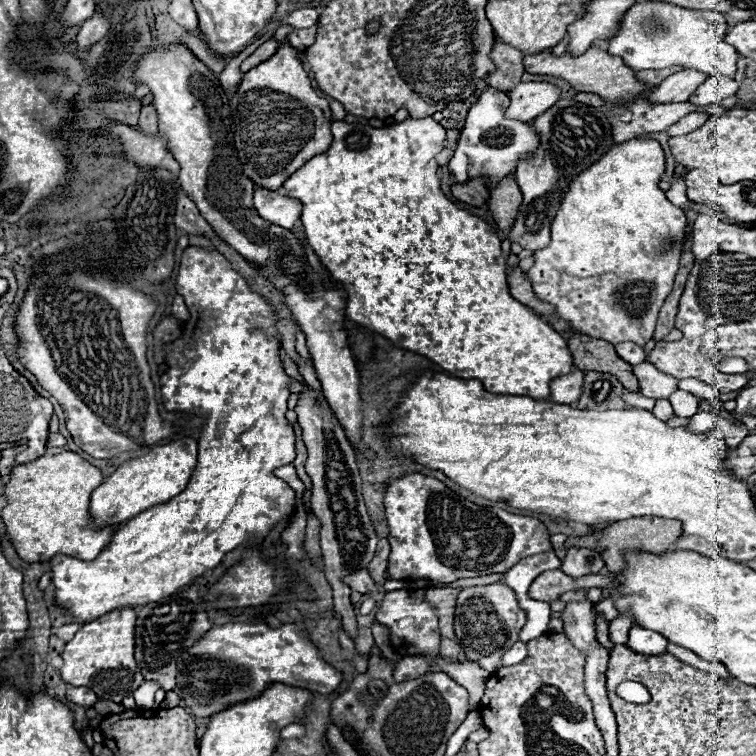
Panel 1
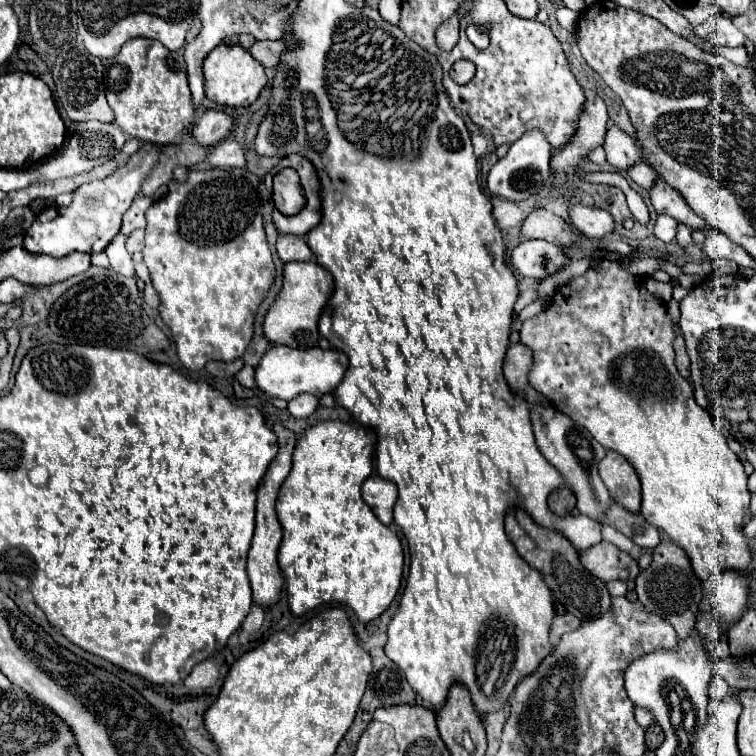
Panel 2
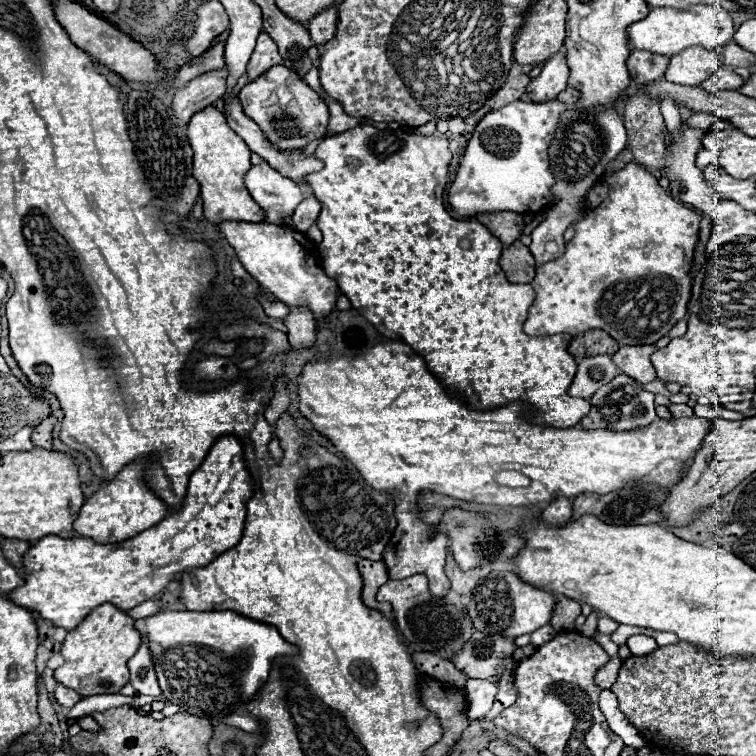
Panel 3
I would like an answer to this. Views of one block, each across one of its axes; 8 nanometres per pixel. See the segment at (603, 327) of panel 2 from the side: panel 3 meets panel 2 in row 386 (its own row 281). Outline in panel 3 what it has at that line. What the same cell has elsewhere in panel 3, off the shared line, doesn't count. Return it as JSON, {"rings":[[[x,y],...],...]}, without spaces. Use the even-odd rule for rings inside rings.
{"rings":[[[628,164],[620,172],[606,174],[610,176],[606,176],[604,182],[598,180],[598,184],[588,192],[586,218],[574,226],[576,236],[566,242],[564,256],[542,264],[536,270],[536,278],[532,282],[536,300],[528,310],[528,320],[524,322],[524,332],[530,336],[552,336],[560,332],[576,336],[596,326],[608,330],[620,344],[642,346],[658,342],[686,316],[692,288],[688,272],[692,268],[692,254],[698,242],[700,214],[668,196],[658,180],[638,164]]]}

